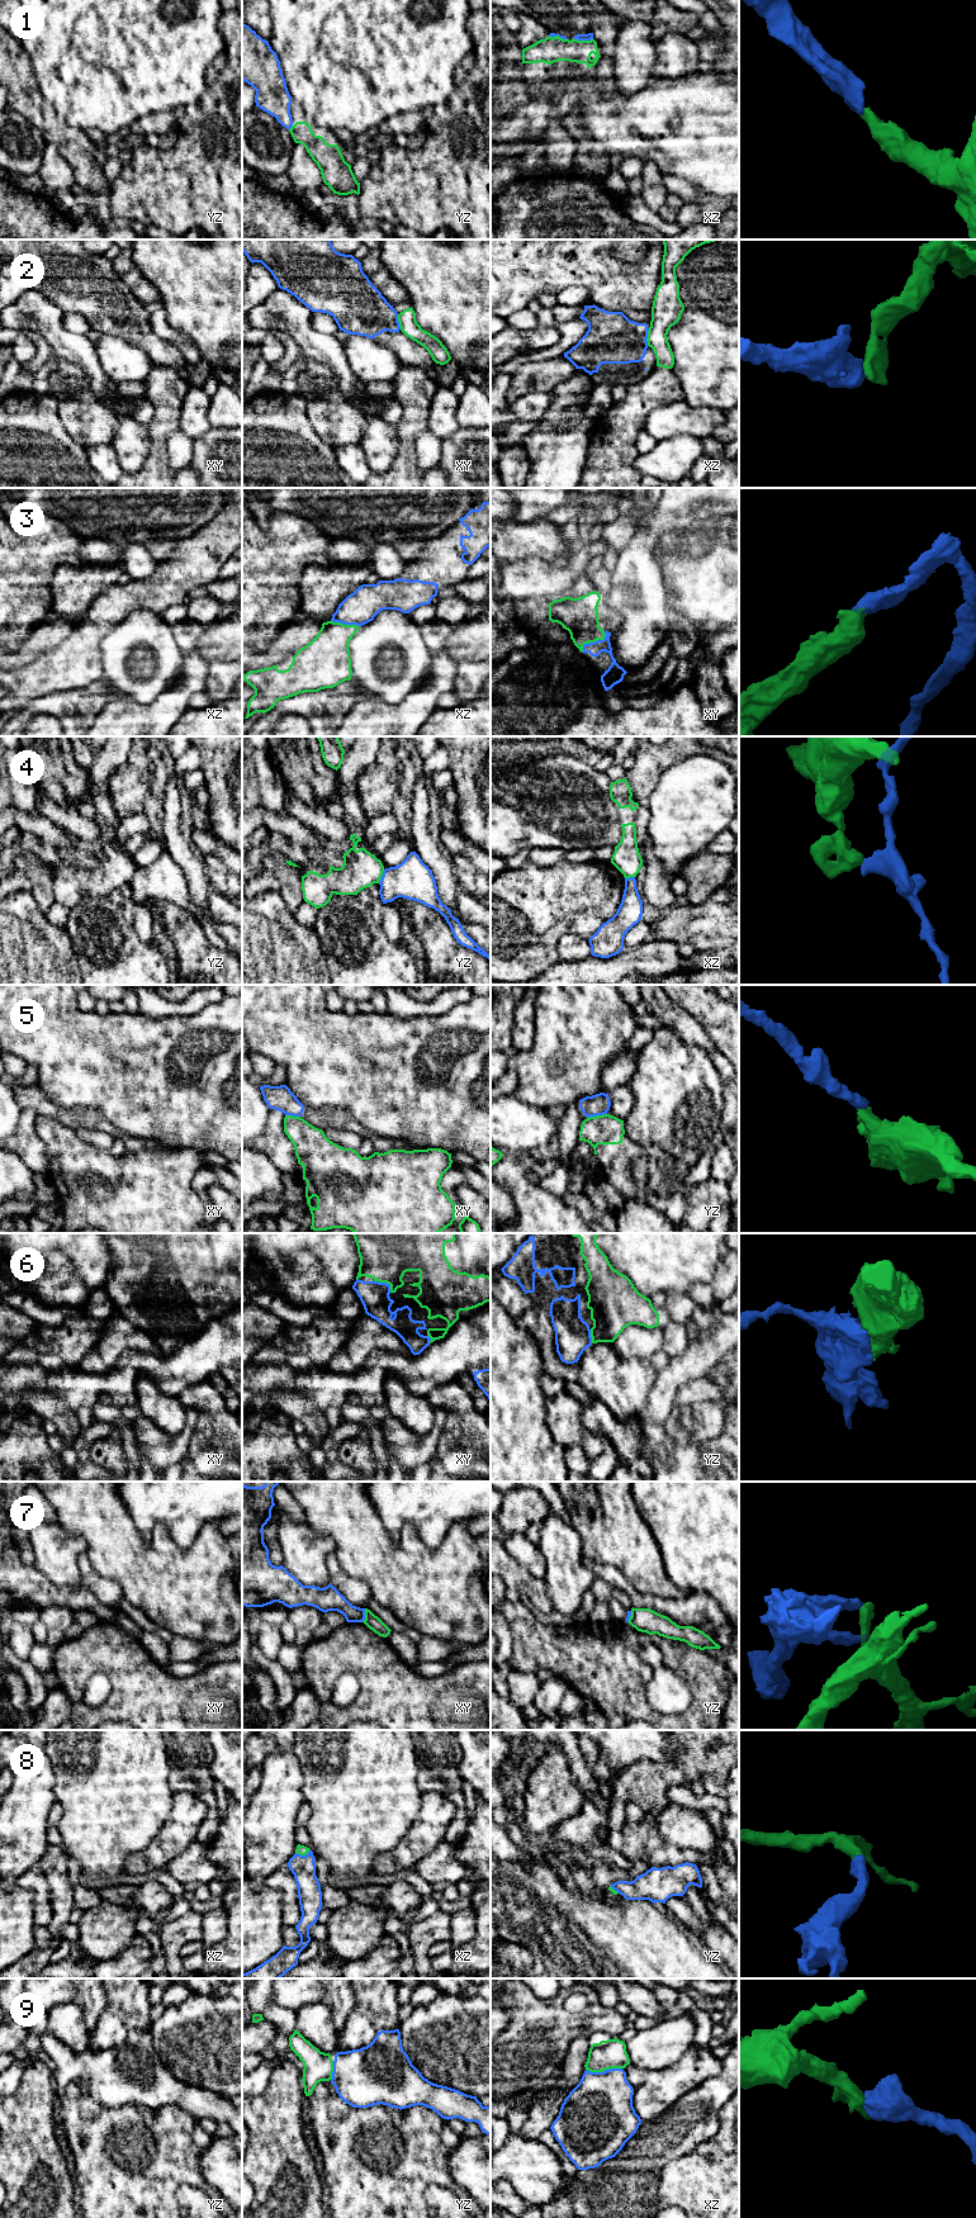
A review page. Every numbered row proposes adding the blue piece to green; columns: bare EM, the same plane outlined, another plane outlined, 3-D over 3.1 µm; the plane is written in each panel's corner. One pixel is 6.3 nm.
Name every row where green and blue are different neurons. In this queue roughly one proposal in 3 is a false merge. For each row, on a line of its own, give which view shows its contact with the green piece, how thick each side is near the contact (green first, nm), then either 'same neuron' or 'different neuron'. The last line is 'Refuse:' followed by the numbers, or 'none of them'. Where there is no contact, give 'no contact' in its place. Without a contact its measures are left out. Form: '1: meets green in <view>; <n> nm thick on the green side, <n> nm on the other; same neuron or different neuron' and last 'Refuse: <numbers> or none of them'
1: meets green in xz; 160 nm thick on the green side, 50 nm on the other; same neuron
2: meets green in xz; 190 nm thick on the green side, 320 nm on the other; different neuron
3: meets green in xy; 240 nm thick on the green side, 120 nm on the other; same neuron
4: meets green in yz; 240 nm thick on the green side, 240 nm on the other; different neuron
5: meets green in yz; 190 nm thick on the green side, 140 nm on the other; different neuron
6: meets green in xy; 420 nm thick on the green side, 190 nm on the other; same neuron
7: meets green in xy; 90 nm thick on the green side, 150 nm on the other; different neuron
8: meets green in xz; 60 nm thick on the green side, 150 nm on the other; same neuron
9: meets green in xz; 190 nm thick on the green side, 420 nm on the other; same neuron
Refuse: 2, 4, 5, 7

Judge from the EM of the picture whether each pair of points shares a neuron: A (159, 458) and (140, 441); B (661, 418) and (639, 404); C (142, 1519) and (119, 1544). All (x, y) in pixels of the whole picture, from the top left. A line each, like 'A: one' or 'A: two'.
A: two
B: two
C: two

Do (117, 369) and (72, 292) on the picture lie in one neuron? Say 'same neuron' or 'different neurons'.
different neurons

